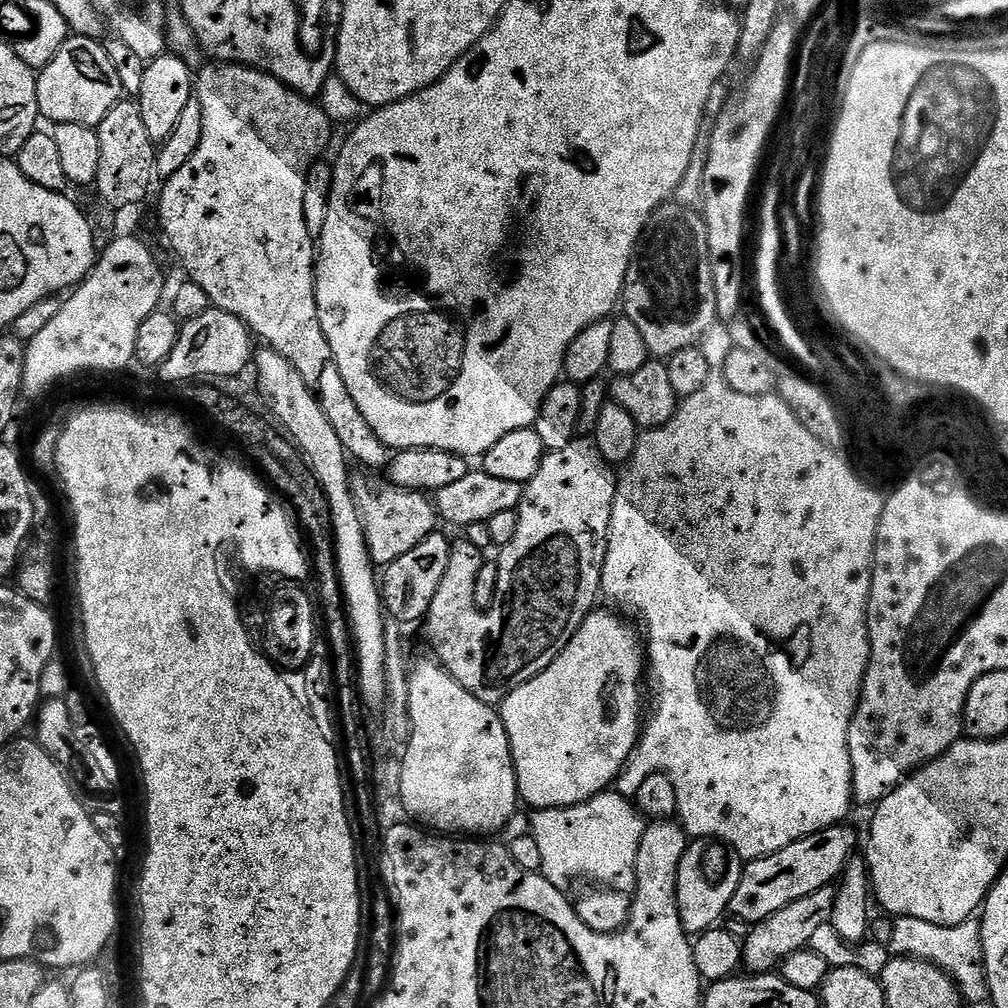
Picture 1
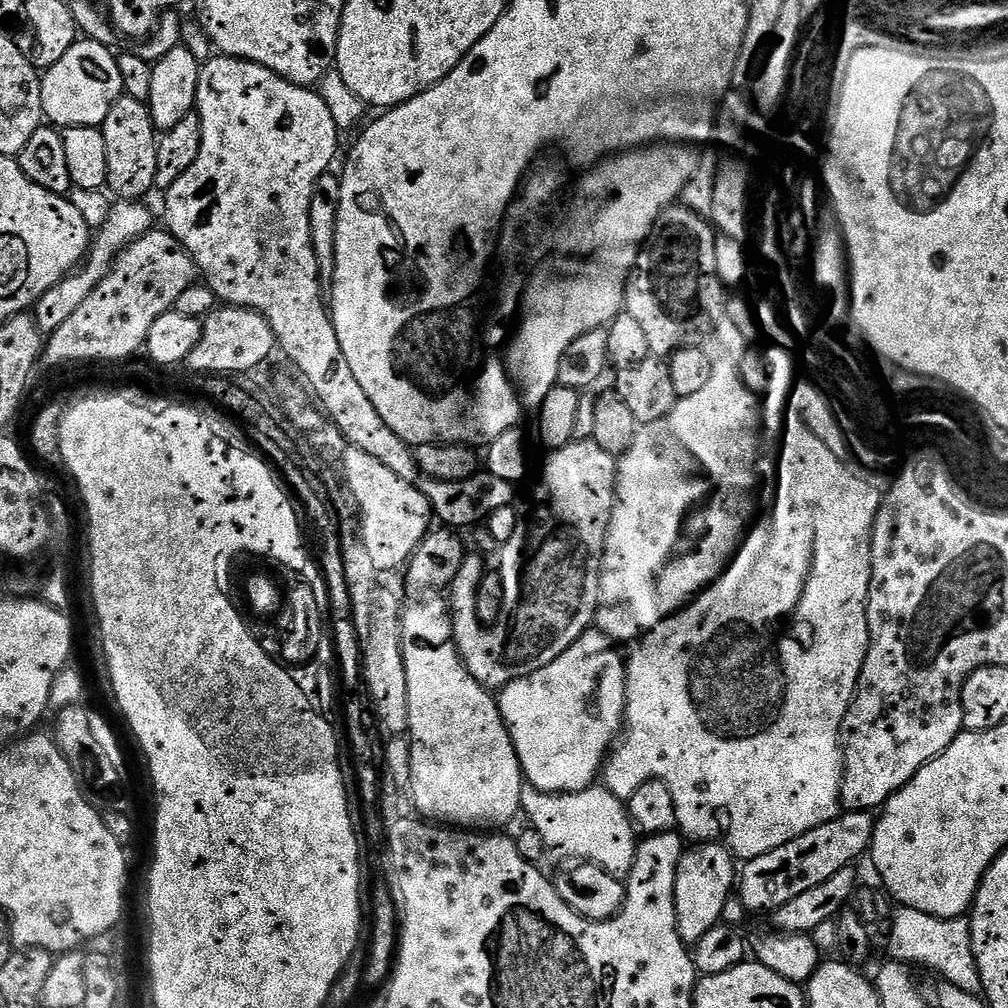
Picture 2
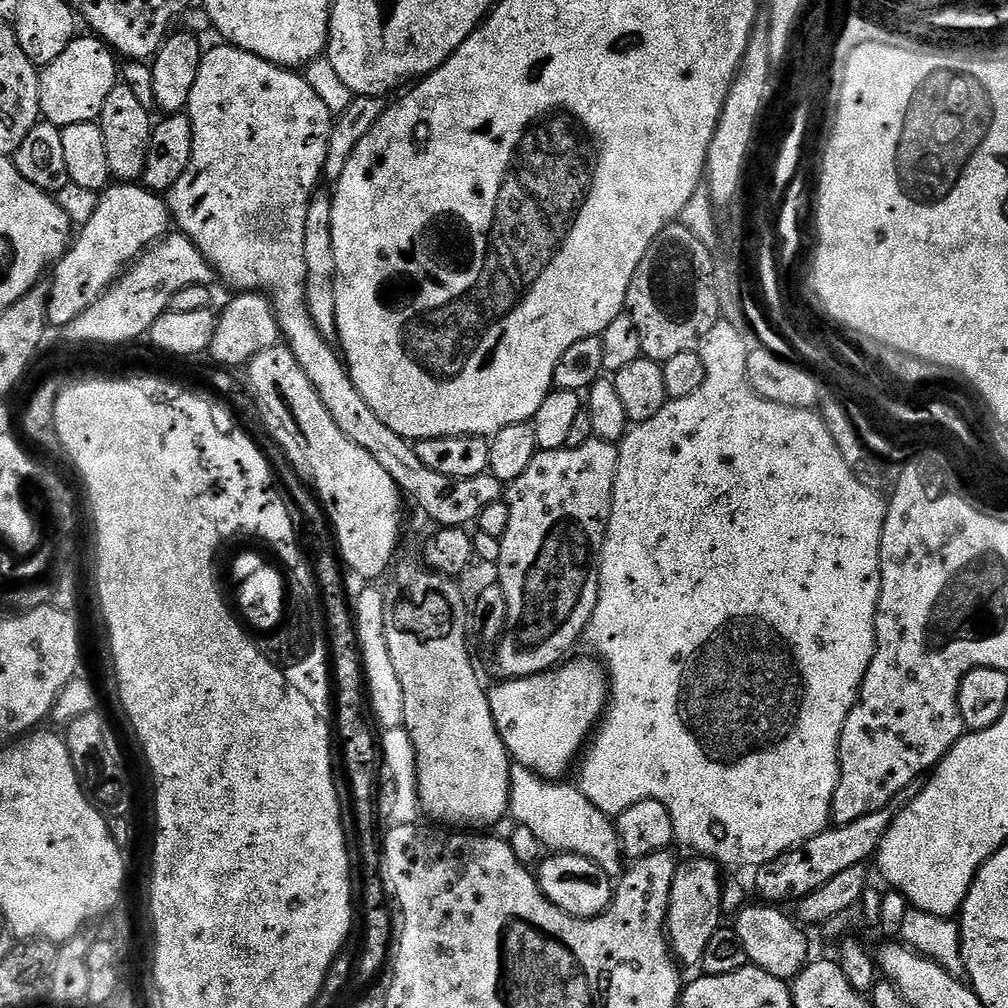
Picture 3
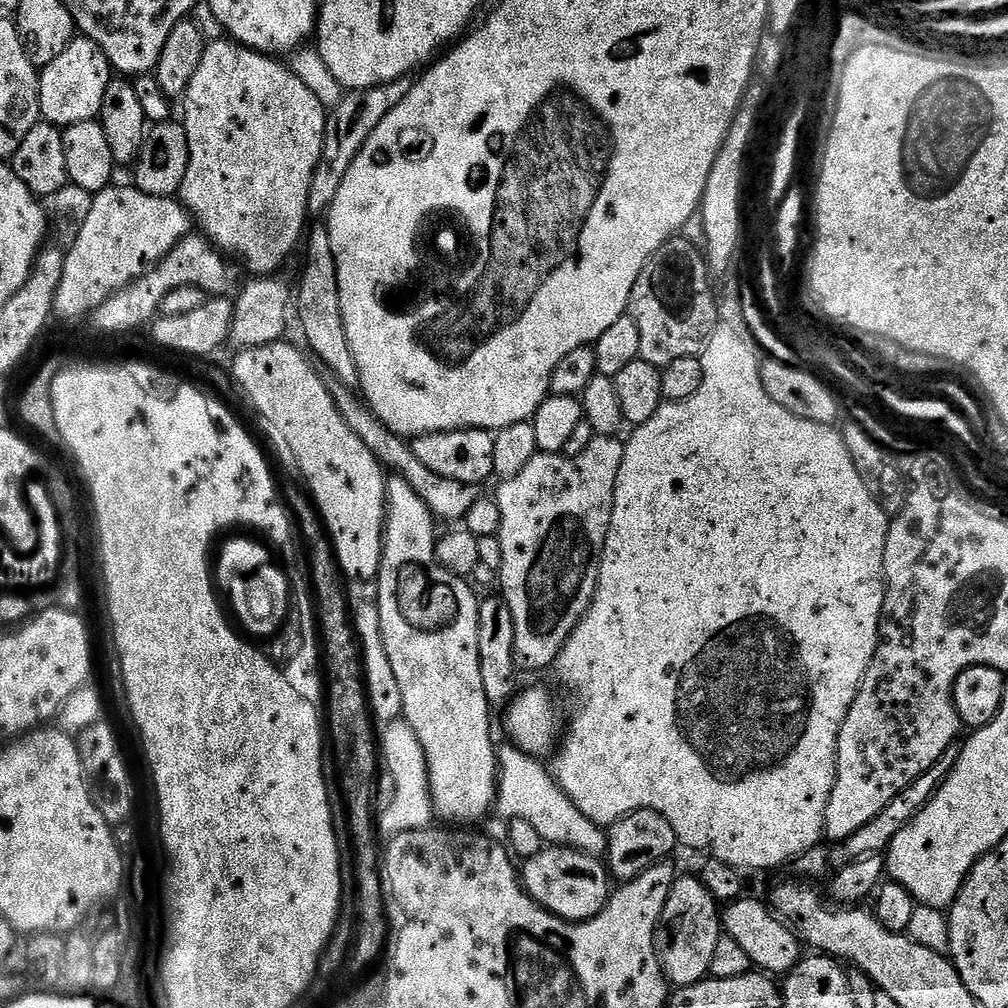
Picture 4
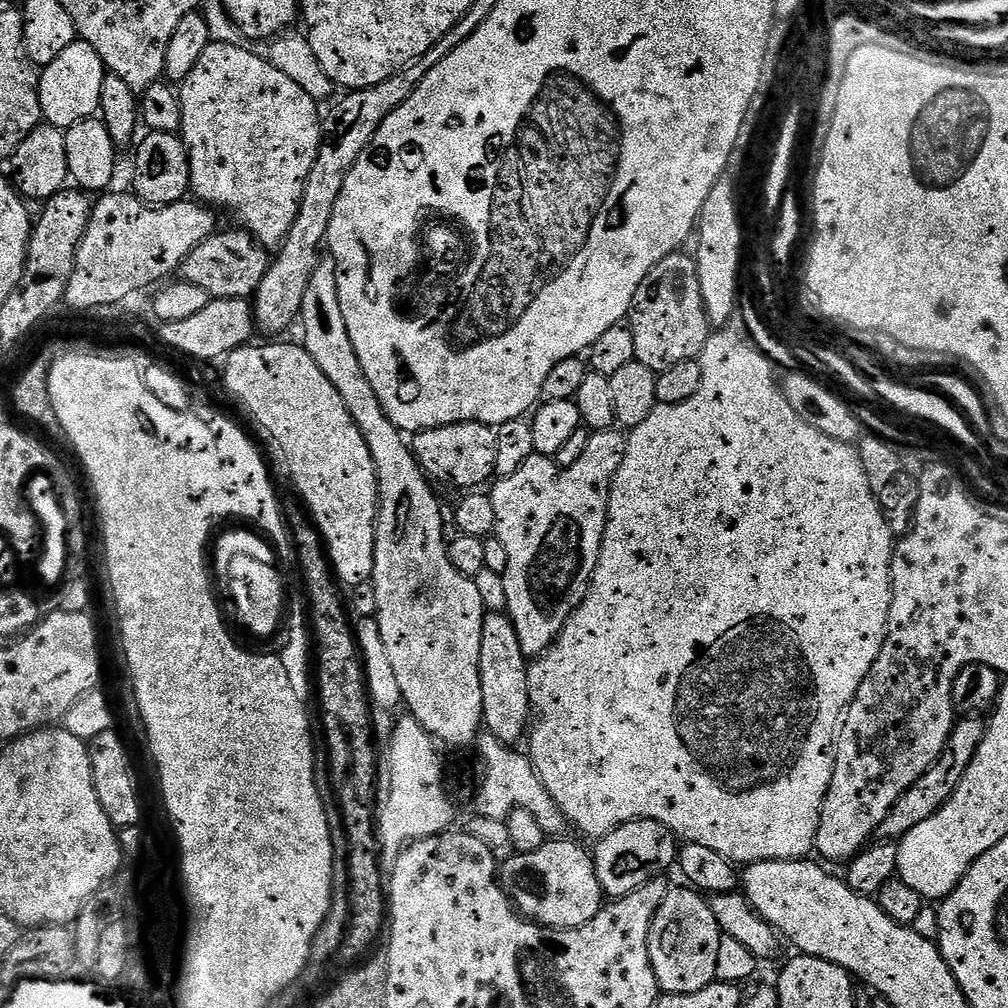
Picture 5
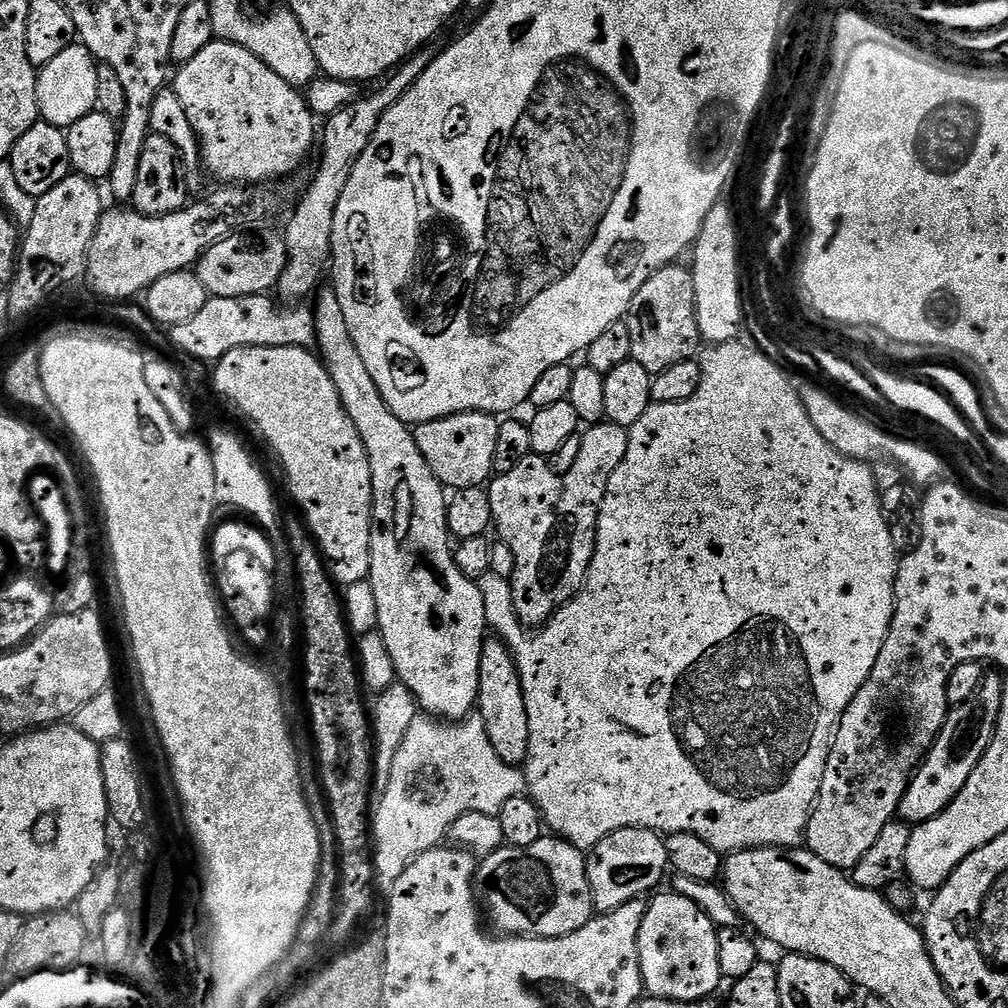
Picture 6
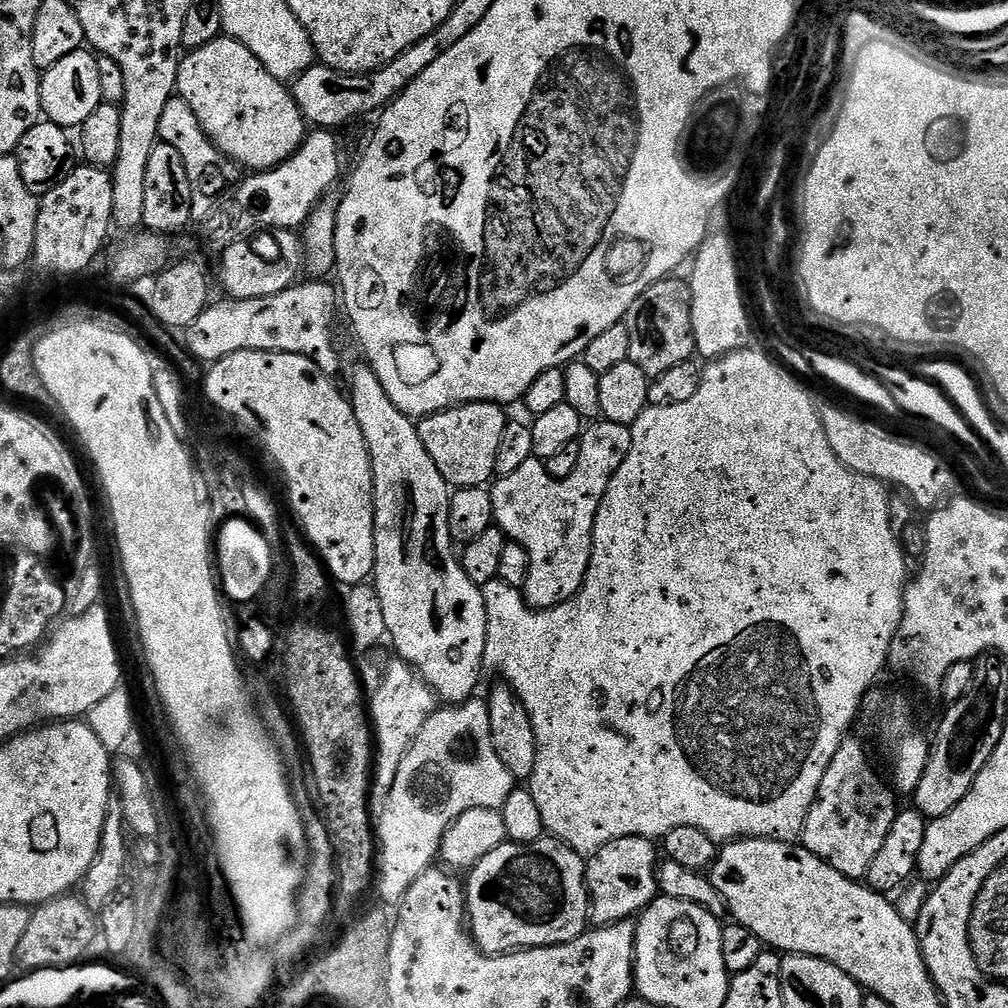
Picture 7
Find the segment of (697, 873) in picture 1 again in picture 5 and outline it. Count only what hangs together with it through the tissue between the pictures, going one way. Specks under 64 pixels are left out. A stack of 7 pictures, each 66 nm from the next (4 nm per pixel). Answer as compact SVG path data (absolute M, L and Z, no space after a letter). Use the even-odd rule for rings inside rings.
M673 887L666 894L662 906L654 914L648 935L648 953L654 966L661 993L694 994L716 980L720 927L710 910L708 900L691 887Z

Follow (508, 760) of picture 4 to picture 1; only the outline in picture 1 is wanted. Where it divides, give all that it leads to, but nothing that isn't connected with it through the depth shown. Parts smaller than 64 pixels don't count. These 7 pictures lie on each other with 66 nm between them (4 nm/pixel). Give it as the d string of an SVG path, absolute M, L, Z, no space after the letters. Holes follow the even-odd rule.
M615 790L600 793L585 804L569 808L541 808L530 818L518 810L498 834L501 843L510 846L515 839L532 835L542 853L540 872L552 884L564 886L567 880L592 880L593 885L607 886L615 892L631 893L636 887L638 846L646 827L645 817L627 796Z

